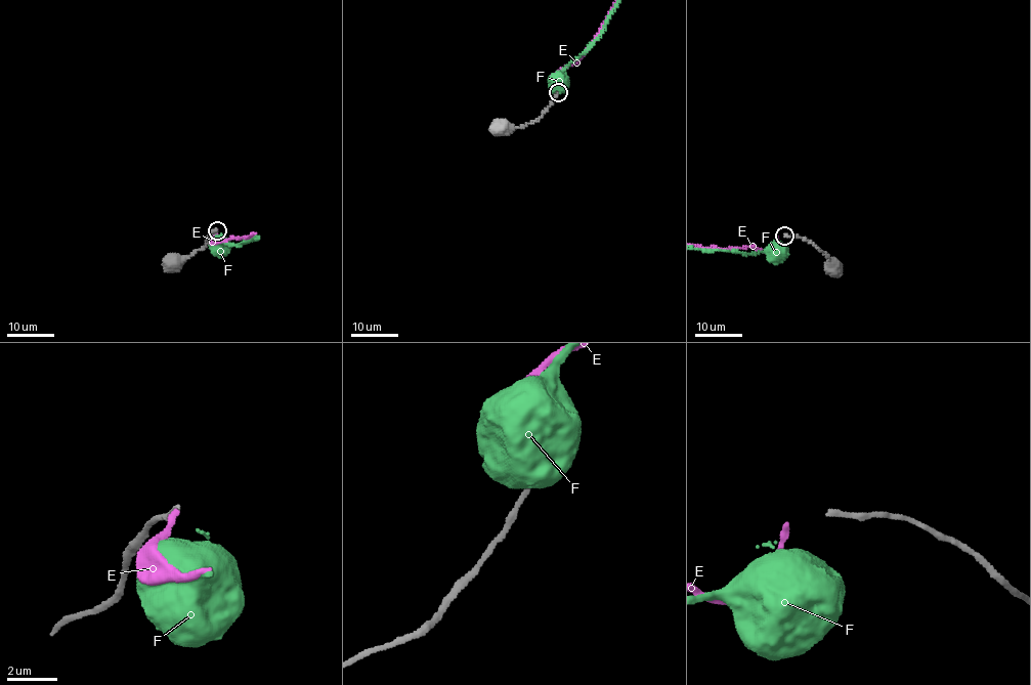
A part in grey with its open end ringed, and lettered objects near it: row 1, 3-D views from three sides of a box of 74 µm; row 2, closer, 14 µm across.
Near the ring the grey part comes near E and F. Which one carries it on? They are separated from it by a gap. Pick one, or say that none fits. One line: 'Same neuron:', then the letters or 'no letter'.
Same neuron: E

